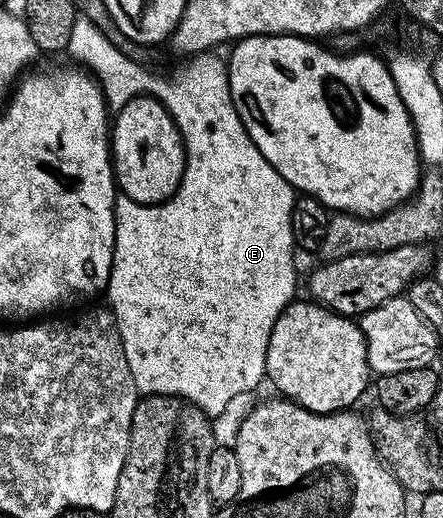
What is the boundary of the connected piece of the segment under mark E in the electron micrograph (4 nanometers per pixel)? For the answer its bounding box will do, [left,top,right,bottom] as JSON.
[67,17,298,416]

